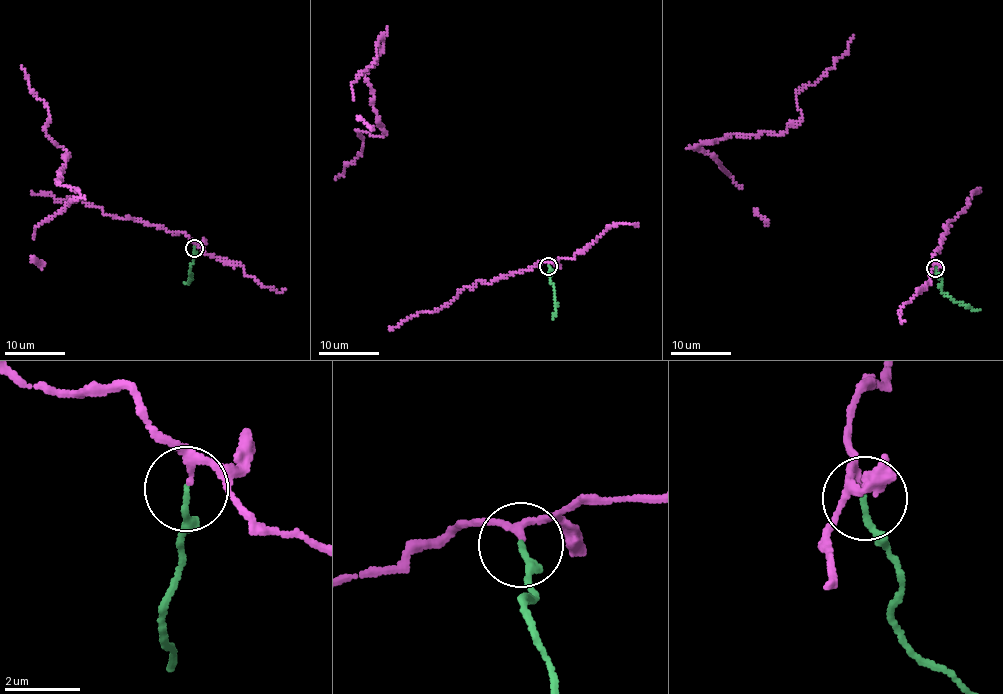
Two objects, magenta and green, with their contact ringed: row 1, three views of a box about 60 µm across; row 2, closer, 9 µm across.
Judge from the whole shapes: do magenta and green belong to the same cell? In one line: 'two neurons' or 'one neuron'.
one neuron

